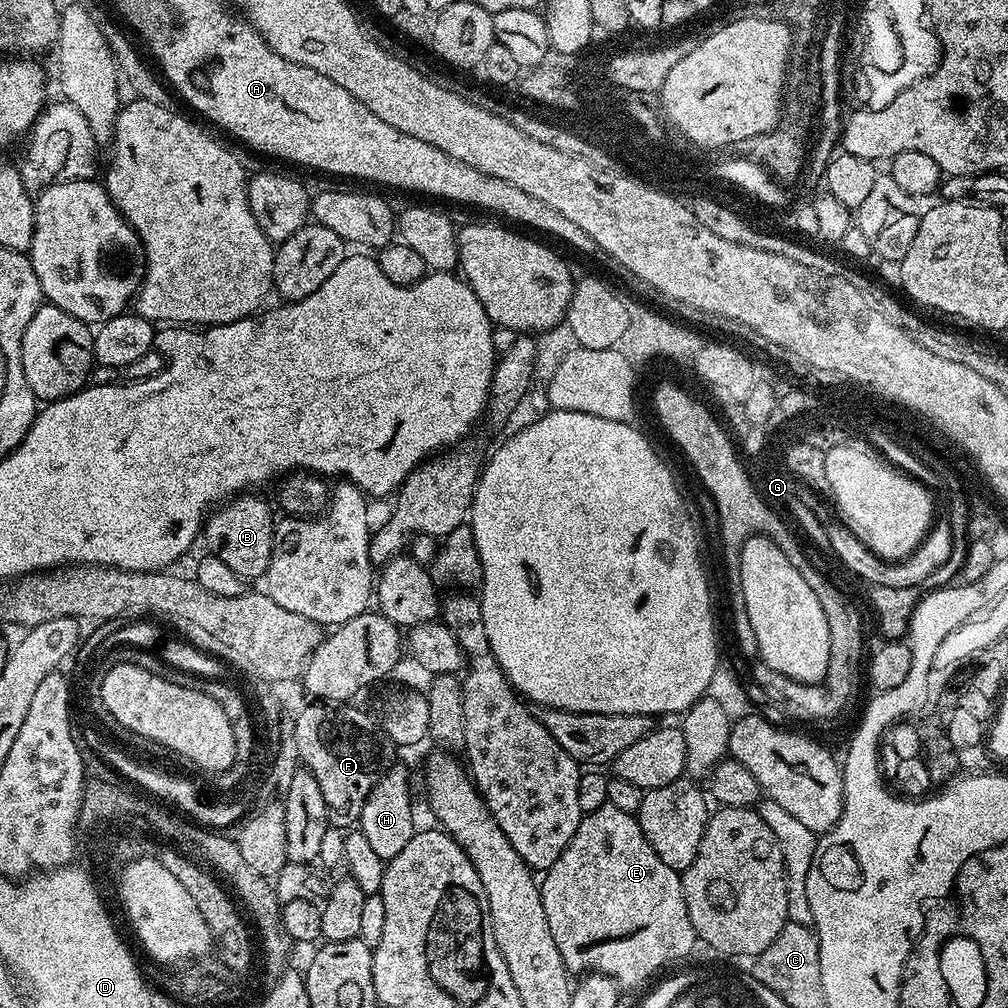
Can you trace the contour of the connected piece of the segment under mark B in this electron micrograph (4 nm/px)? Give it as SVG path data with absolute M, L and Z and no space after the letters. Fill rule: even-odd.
M237 494L221 503L205 519L202 529L203 539L208 539L216 547L213 549L224 557L226 566L230 566L230 570L234 570L246 582L252 582L259 576L260 579L267 577L276 533L277 517L272 516L271 506L256 495L260 494Z

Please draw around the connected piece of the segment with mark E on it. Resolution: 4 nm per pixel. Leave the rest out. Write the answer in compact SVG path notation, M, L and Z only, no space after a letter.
M604 804L598 810L581 815L578 830L574 830L574 838L570 838L566 850L562 850L558 862L554 862L554 866L550 866L548 871L543 873L539 886L542 910L546 910L546 922L550 922L550 934L554 934L554 942L564 959L564 967L569 970L581 968L581 973L584 974L600 973L608 976L621 989L642 987L655 972L662 971L667 964L676 964L679 960L686 959L691 954L692 947L698 944L698 937L690 922L690 914L686 906L684 881L681 873L666 866L666 862L662 862L662 858L658 858L658 854L654 854L650 842L646 842L646 834L642 834L639 819L631 812L618 810L618 806L613 804Z

